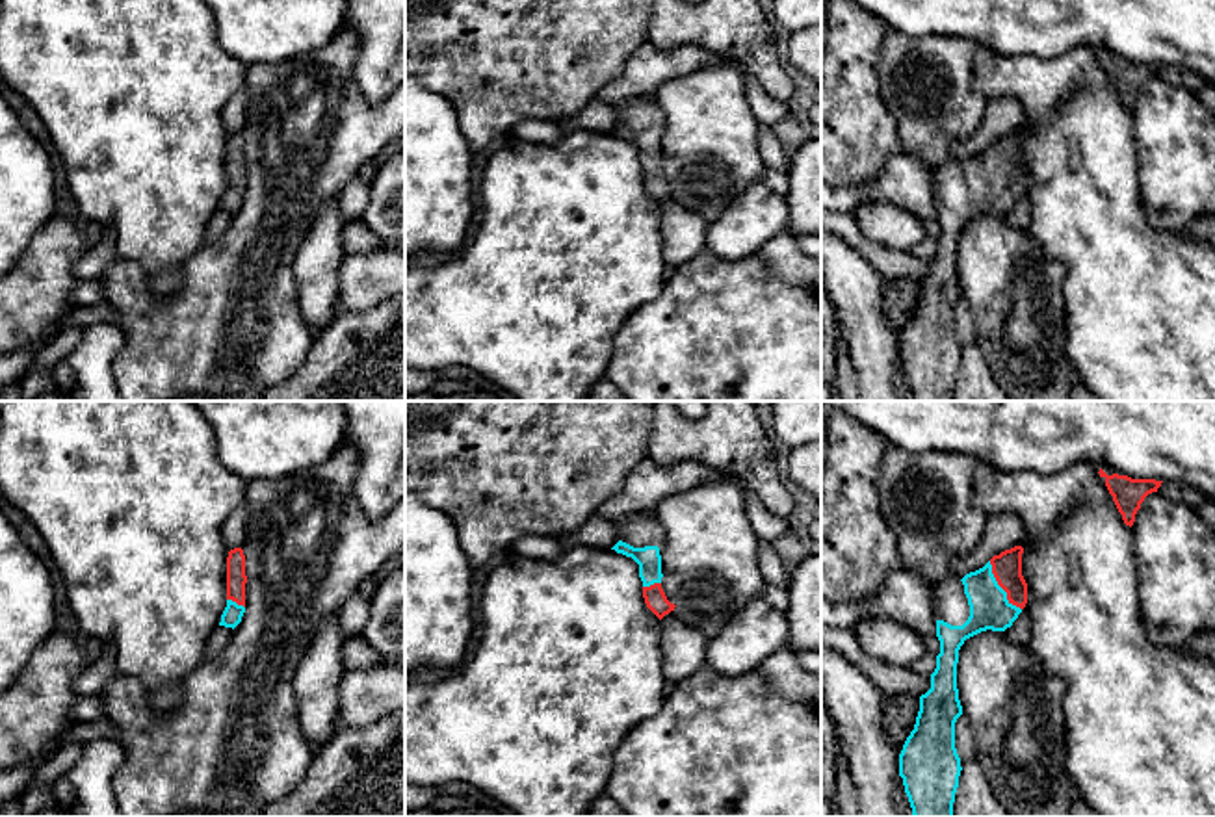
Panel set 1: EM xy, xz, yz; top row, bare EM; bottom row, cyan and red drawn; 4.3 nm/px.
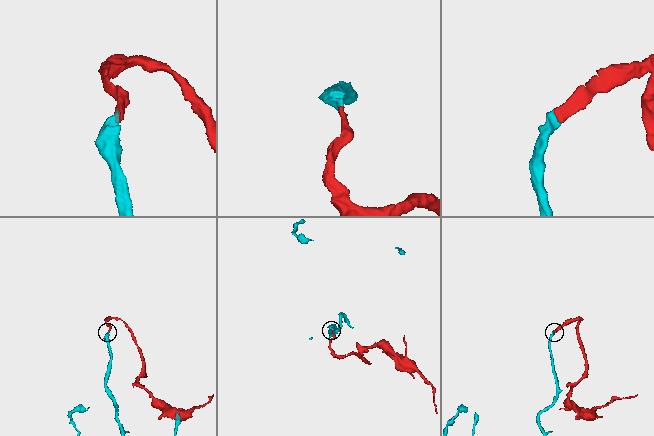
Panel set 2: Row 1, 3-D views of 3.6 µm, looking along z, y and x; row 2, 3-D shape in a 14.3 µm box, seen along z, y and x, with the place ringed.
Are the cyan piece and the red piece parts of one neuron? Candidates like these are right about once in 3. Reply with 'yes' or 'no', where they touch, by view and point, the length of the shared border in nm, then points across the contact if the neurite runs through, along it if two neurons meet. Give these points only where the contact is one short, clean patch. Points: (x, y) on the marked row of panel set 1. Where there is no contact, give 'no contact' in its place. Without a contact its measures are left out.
yes; meets cyan in yz at (1000, 587); contact 260 nm long; runs through yz (989, 608), (1000, 587), (1005, 567)

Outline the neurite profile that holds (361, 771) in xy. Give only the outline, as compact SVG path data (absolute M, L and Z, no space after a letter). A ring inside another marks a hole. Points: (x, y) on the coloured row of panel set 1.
M405 706L366 728L340 728L314 752L294 793L258 817L405 817Z

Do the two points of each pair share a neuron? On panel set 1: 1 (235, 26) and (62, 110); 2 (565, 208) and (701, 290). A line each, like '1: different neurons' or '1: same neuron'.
1: different neurons
2: different neurons

